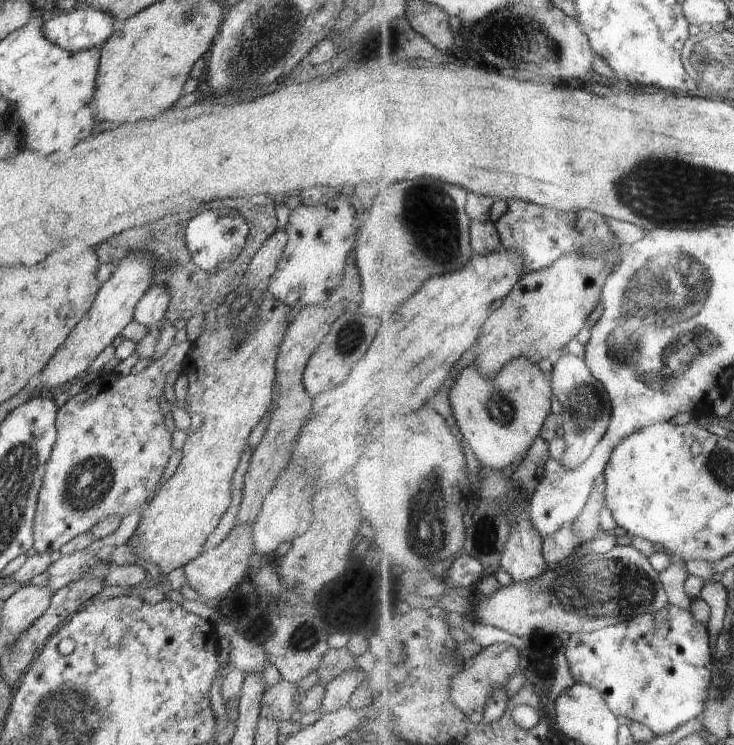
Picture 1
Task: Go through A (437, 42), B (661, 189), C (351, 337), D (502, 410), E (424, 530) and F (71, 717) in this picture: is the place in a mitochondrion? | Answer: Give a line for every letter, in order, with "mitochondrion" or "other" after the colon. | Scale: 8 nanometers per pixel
A: other
B: mitochondrion
C: mitochondrion
D: mitochondrion
E: mitochondrion
F: mitochondrion

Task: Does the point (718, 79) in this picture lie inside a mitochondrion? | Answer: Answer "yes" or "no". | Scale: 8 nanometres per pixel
yes

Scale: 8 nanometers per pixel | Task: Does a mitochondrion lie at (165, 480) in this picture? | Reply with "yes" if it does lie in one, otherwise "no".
no

